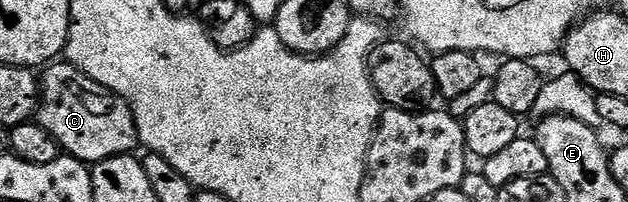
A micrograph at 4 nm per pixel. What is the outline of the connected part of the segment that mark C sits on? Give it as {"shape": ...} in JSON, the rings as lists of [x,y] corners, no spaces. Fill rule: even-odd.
{"shape":[[[66,62],[52,63],[43,74],[37,123],[59,143],[66,155],[94,166],[114,156],[126,156],[136,151],[139,135],[135,119],[121,97],[113,95],[105,86],[93,82],[84,72]]]}

